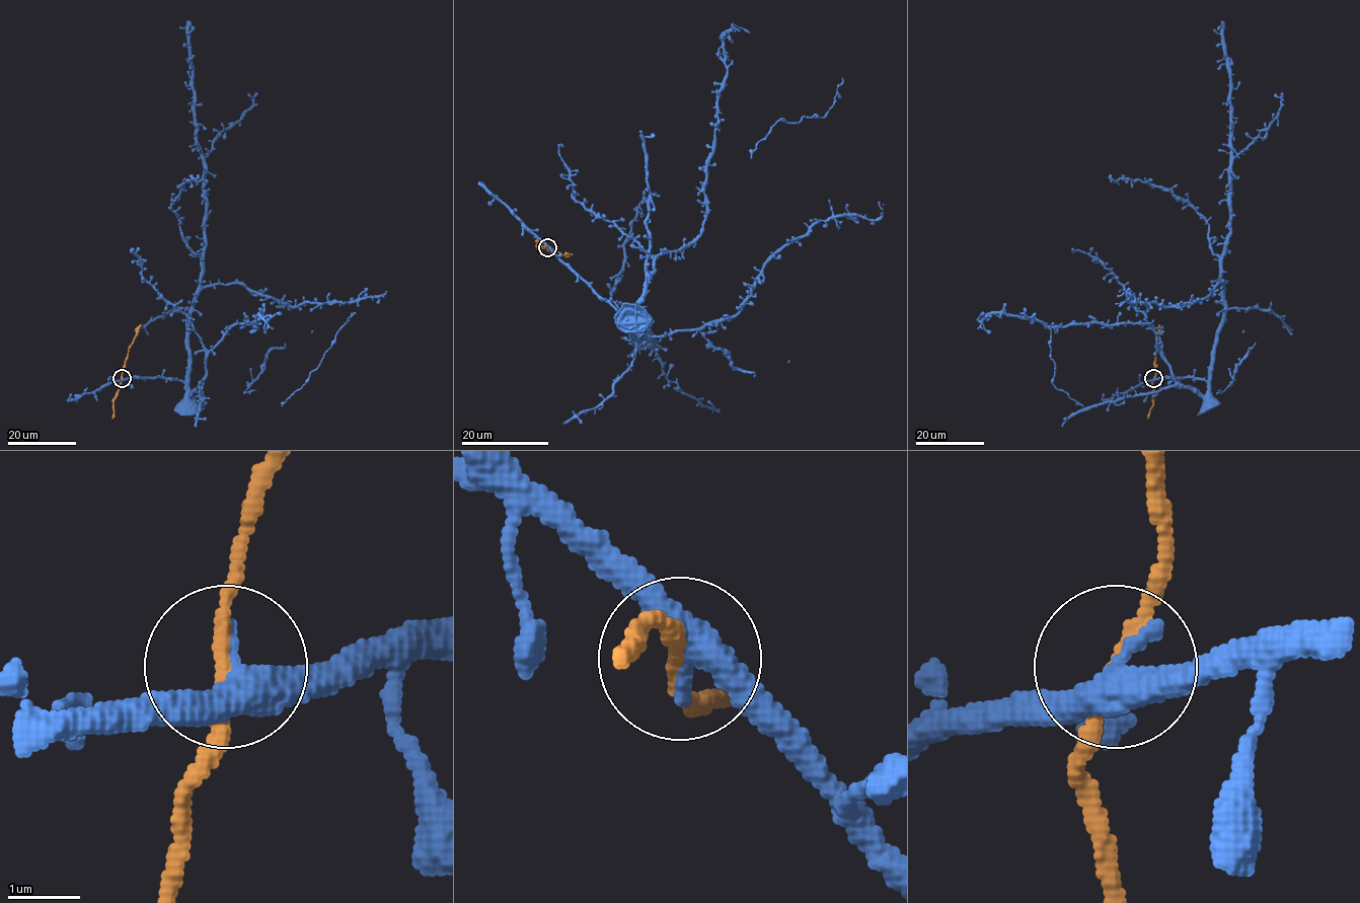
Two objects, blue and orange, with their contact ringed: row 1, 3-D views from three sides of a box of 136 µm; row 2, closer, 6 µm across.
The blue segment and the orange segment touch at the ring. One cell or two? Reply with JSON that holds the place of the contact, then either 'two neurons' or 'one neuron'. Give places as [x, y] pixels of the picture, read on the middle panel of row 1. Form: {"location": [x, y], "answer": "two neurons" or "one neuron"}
{"location": [547, 247], "answer": "two neurons"}

